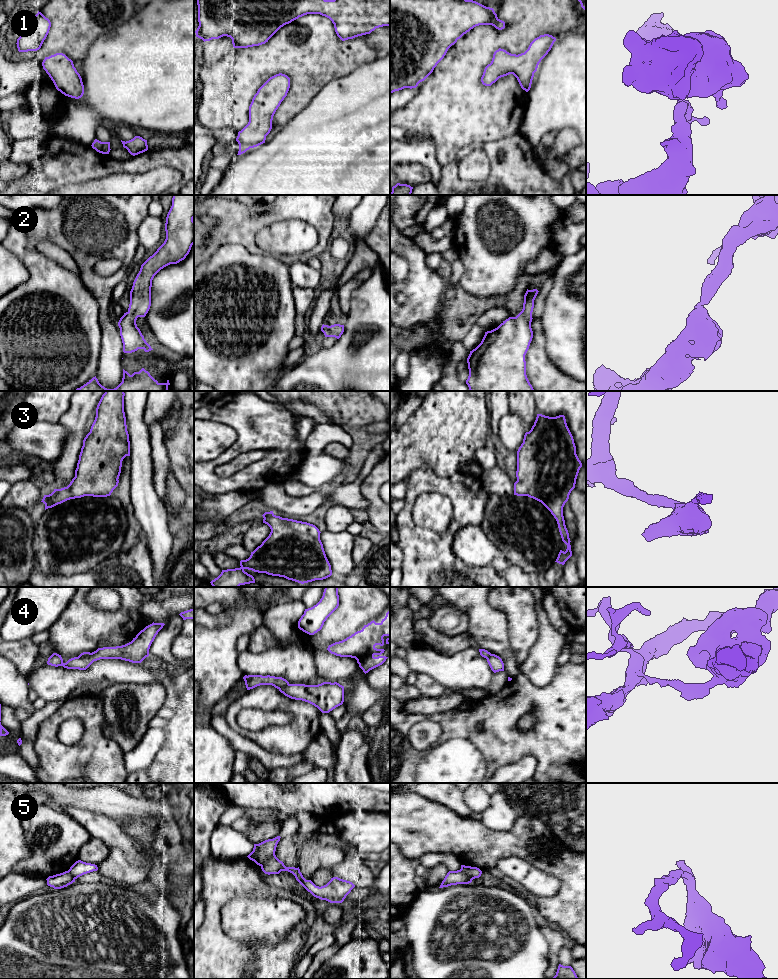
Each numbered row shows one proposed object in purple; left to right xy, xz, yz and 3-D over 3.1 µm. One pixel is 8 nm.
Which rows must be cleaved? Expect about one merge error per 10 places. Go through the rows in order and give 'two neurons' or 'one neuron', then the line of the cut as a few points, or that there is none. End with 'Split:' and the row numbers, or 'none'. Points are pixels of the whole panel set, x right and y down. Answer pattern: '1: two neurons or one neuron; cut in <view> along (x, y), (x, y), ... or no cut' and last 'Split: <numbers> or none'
1: one neuron; no cut
2: one neuron; no cut
3: one neuron; no cut
4: two neurons; cut in xz along (288, 683), (279, 687), (274, 686)
5: two neurons; cut in xz along (274, 853), (261, 866)
Split: 4, 5

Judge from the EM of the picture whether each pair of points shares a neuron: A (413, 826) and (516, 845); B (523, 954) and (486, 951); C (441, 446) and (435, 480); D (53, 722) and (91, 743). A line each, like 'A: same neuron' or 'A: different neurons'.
A: same neuron
B: same neuron
C: different neurons
D: same neuron

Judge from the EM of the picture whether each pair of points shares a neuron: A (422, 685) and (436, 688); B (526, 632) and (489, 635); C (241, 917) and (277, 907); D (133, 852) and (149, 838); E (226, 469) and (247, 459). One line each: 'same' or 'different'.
A: same
B: different
C: same
D: different
E: same

